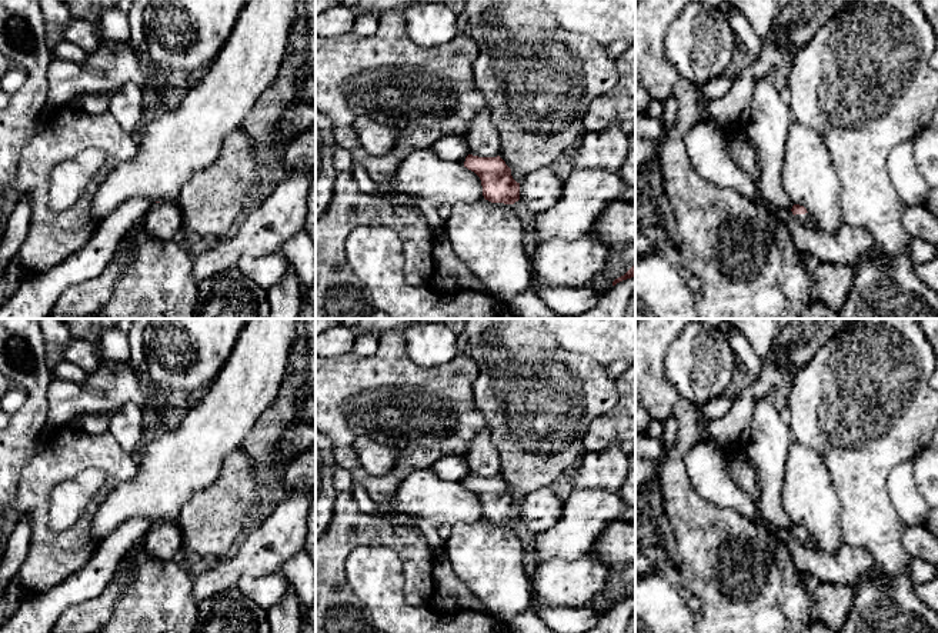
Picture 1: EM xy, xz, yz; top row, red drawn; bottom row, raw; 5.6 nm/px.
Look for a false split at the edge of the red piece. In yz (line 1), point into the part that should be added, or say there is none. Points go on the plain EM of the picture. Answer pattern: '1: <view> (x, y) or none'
1: yz (805, 539)

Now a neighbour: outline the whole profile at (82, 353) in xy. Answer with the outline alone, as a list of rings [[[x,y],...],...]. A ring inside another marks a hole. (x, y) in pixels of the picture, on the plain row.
[[[74,340],[64,346],[64,359],[90,374],[101,364],[101,359],[97,356],[97,346],[99,343]]]

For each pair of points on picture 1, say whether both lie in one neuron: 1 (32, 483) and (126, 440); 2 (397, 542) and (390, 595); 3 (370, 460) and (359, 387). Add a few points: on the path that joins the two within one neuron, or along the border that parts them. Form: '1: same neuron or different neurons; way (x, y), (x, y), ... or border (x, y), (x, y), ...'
1: different neurons; border (107, 430), (124, 450), (134, 456)
2: different neurons; border (363, 545), (387, 546), (400, 559), (404, 569)
3: different neurons; border (351, 443), (360, 436), (371, 436), (397, 449)

